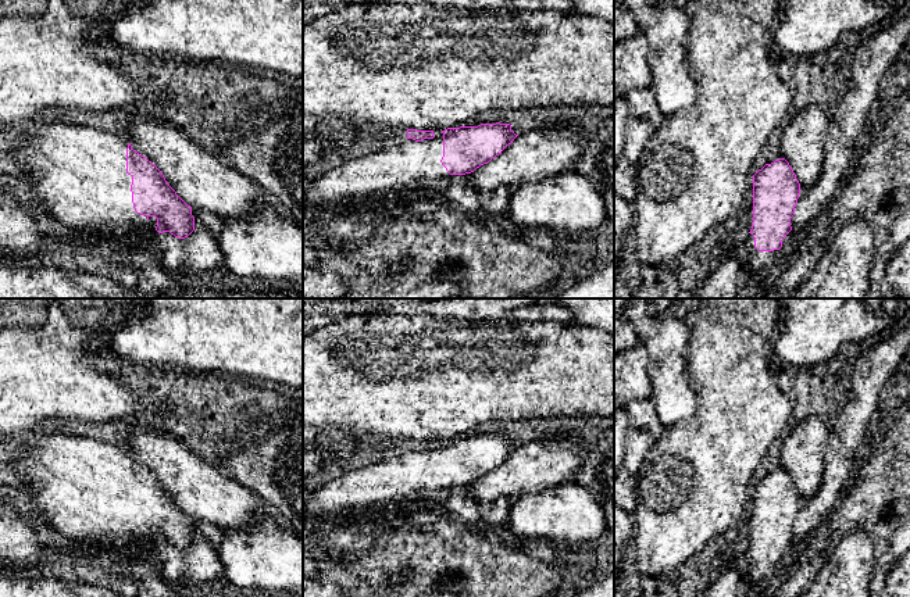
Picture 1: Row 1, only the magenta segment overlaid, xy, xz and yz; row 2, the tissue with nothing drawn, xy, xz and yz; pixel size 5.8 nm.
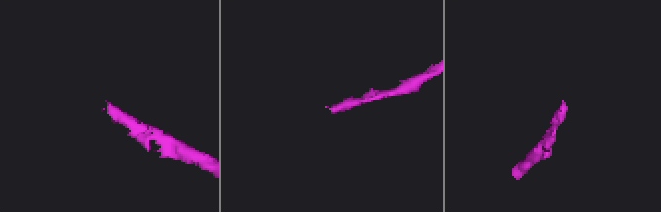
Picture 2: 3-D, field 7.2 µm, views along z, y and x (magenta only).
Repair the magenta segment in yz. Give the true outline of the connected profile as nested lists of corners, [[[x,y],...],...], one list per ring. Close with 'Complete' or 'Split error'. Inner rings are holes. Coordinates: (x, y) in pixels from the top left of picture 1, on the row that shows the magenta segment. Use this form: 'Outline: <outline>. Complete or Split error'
Outline: [[[785,158],[766,164],[753,175],[753,222],[749,233],[759,251],[774,251],[792,230],[791,218],[800,183]]]. Complete

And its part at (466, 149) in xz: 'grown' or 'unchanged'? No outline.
grown

